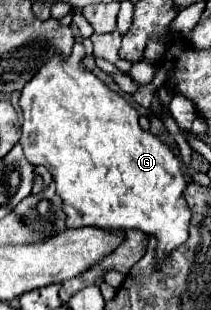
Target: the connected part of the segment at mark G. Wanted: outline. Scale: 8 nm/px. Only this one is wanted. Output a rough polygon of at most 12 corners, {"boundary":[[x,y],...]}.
{"boundary":[[56,55],[20,97],[20,145],[66,227],[188,239],[180,159]]}

